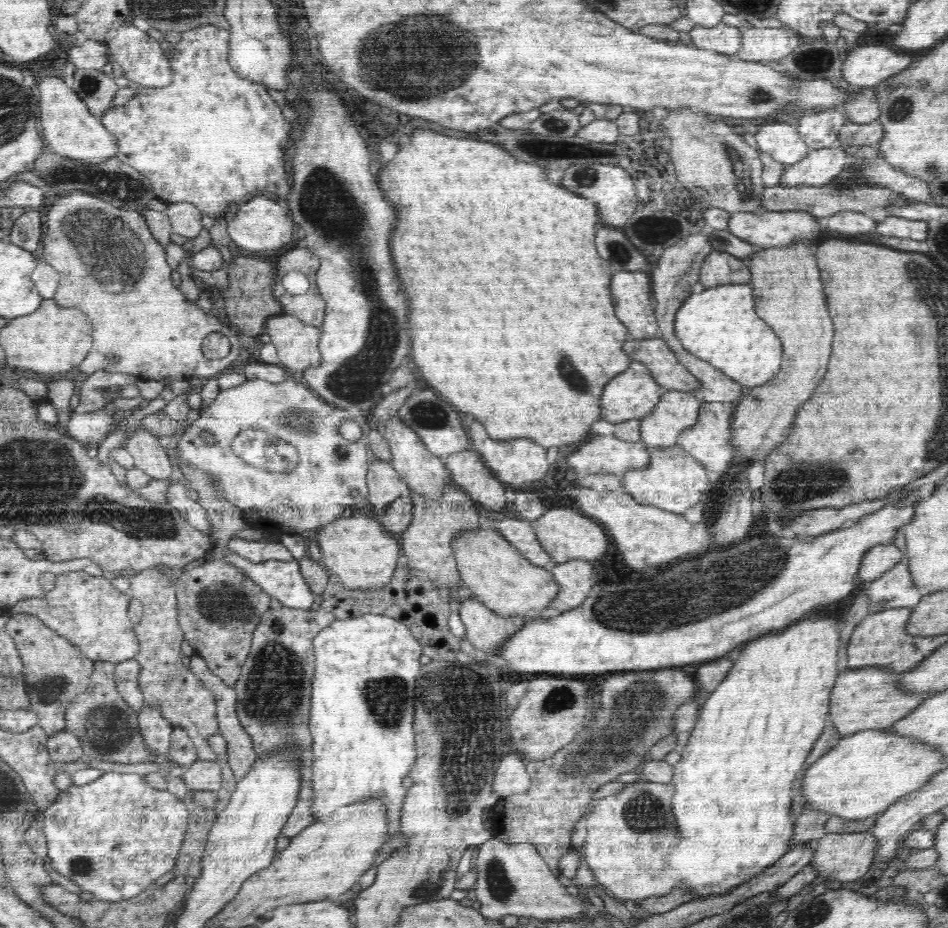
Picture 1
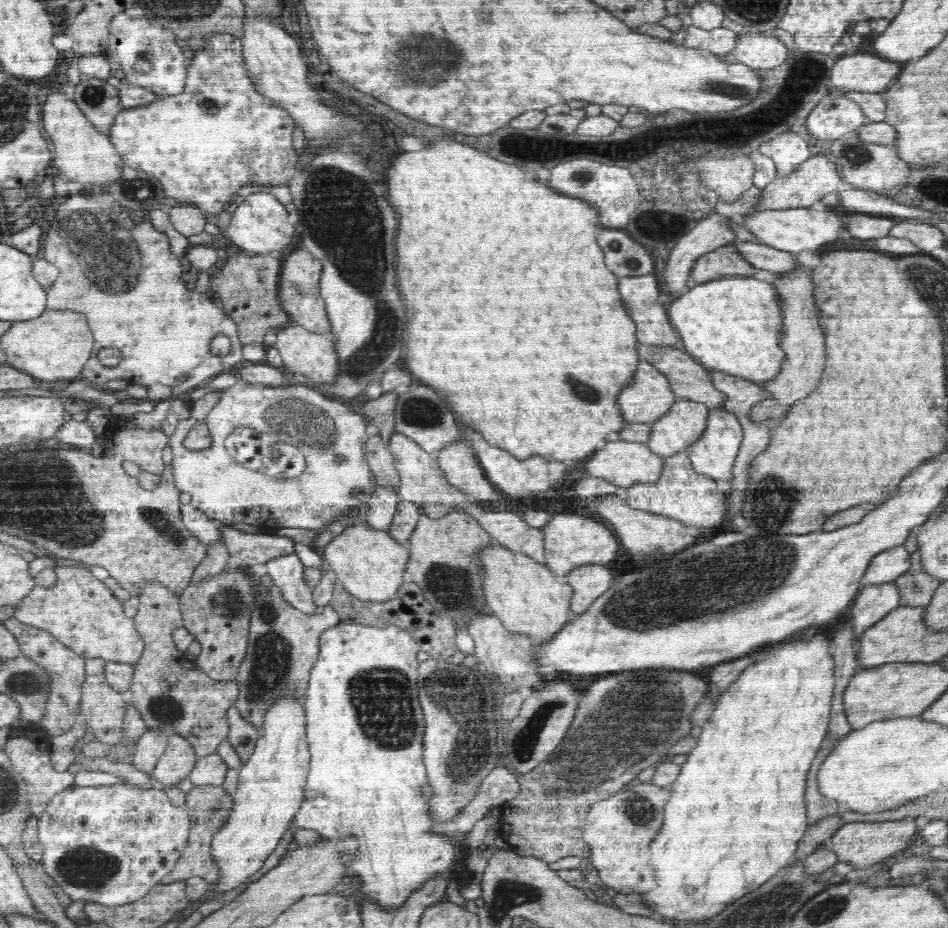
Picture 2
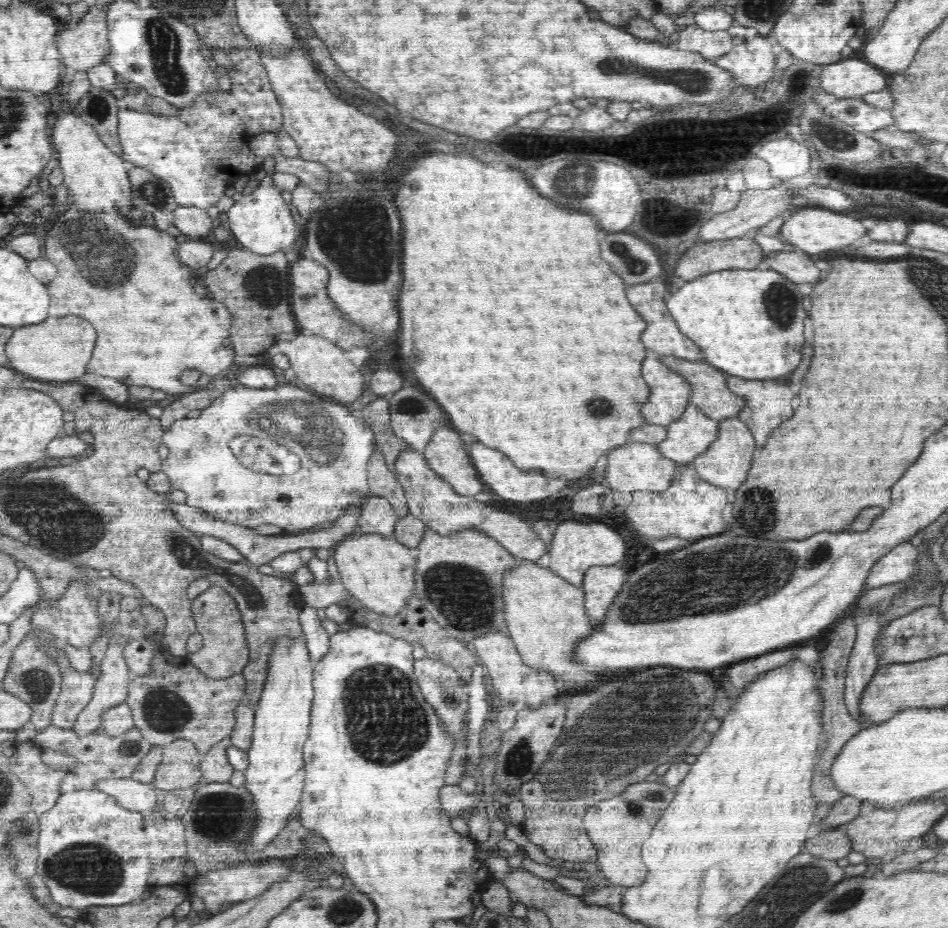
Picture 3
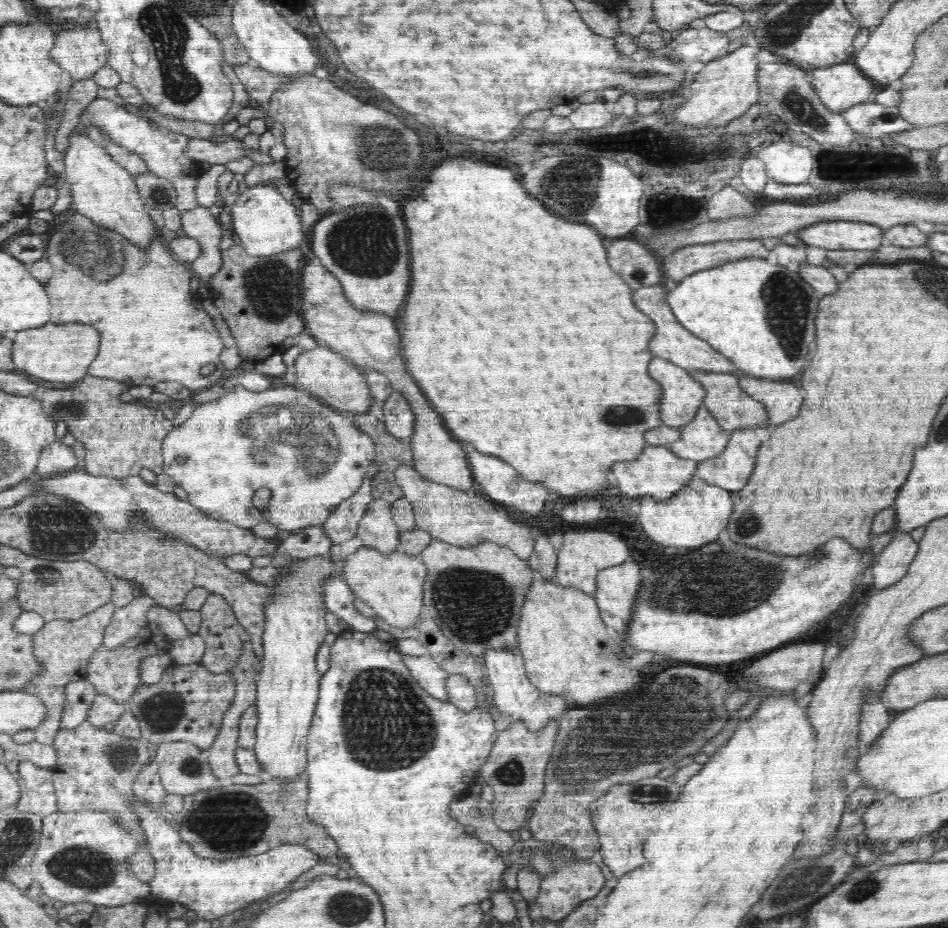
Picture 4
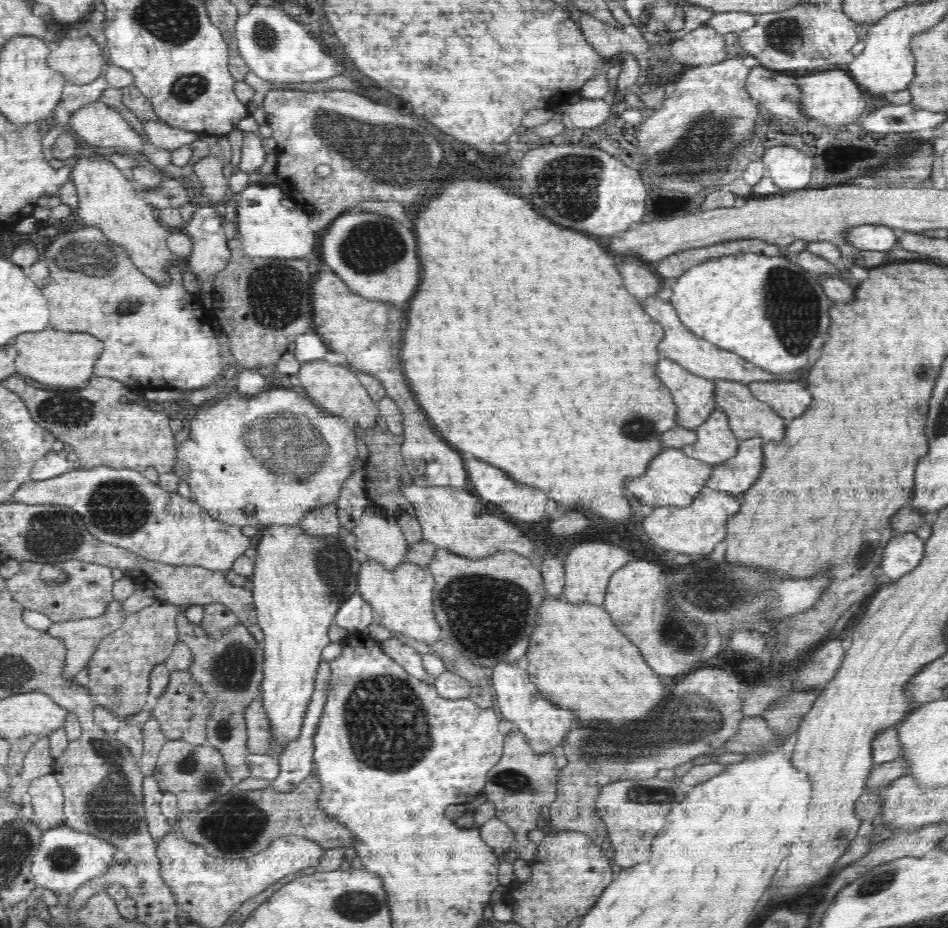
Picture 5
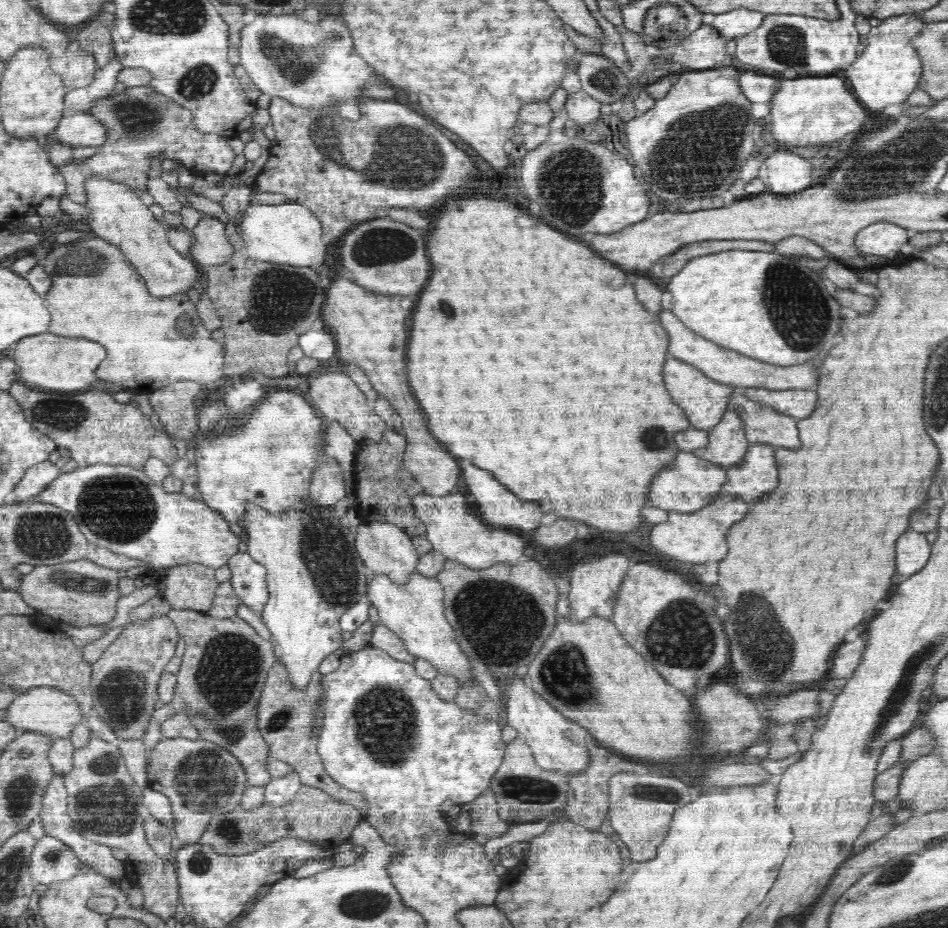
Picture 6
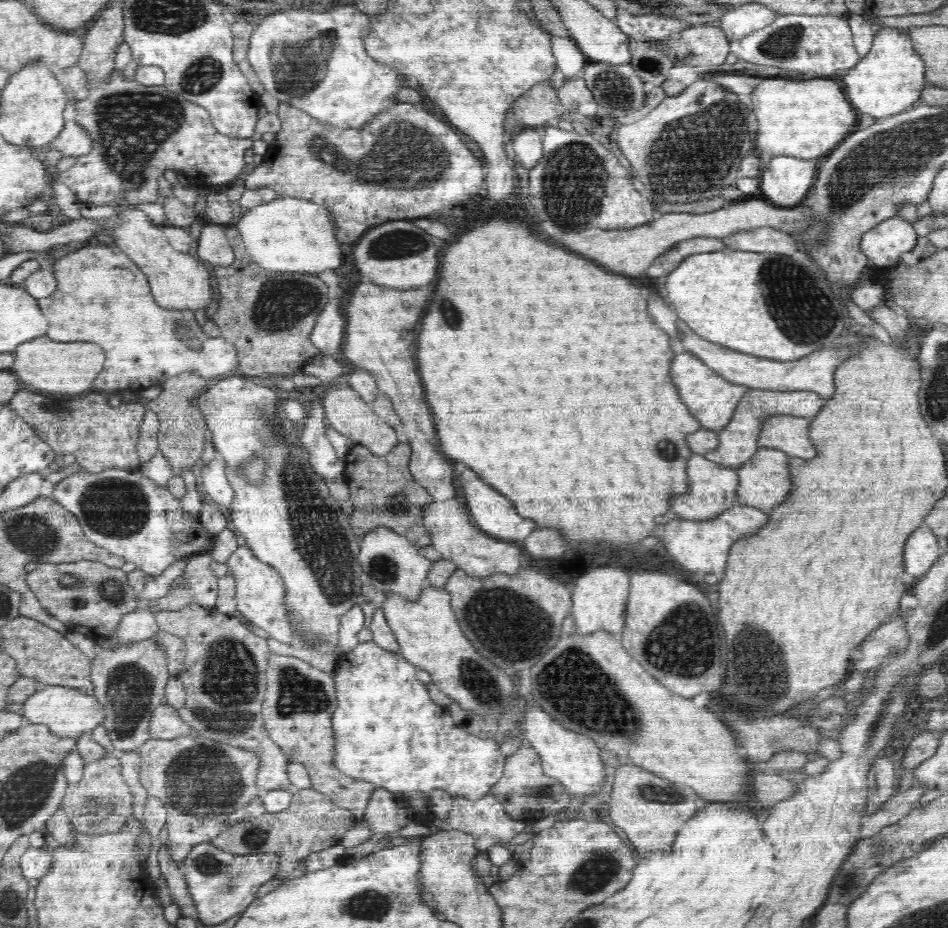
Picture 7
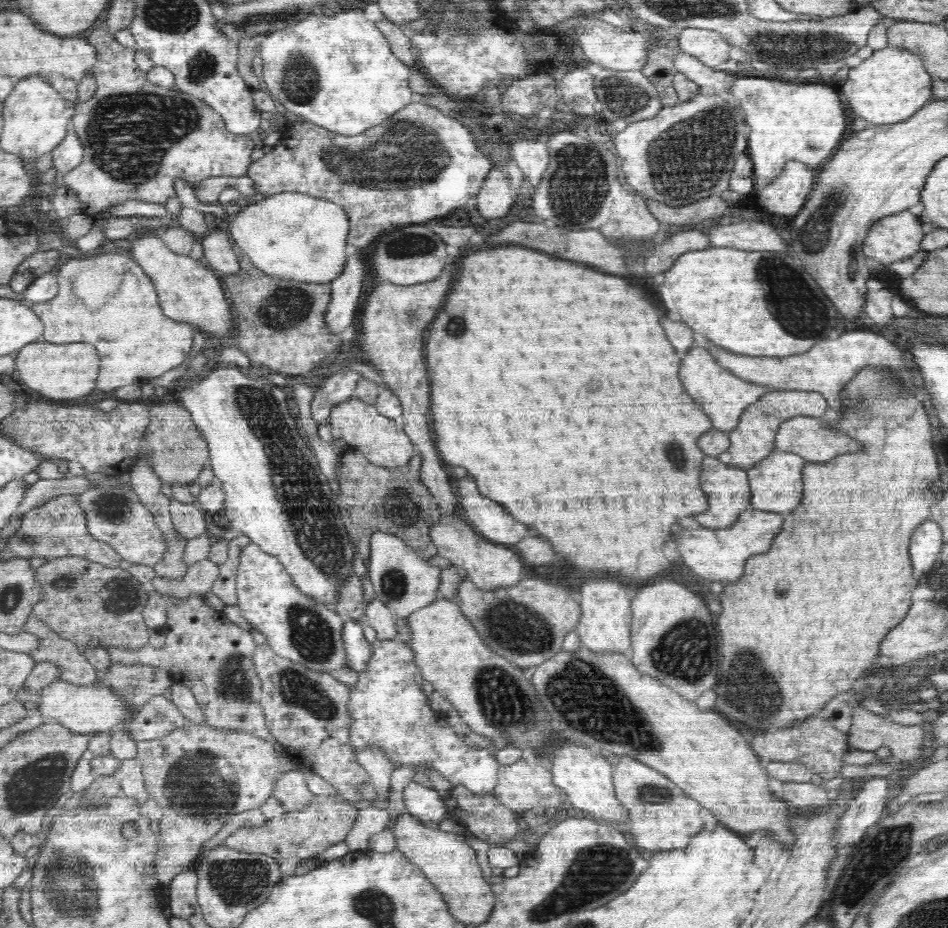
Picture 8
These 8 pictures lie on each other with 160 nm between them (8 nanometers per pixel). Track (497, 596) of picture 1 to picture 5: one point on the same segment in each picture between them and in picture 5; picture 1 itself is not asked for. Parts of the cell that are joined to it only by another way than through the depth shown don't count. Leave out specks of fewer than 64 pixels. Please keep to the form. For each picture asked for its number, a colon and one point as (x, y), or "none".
2: (528, 598)
3: (545, 616)
4: (567, 649)
5: (578, 658)

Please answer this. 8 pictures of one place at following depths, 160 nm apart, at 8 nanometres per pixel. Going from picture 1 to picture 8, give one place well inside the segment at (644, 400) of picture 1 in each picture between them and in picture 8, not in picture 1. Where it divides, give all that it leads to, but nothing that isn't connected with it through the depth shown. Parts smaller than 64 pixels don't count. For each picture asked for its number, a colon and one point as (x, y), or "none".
2: (648, 396)
3: (669, 393)
4: (682, 396)
5: (694, 397)
6: (704, 400)
7: (709, 397)
8: (723, 396)

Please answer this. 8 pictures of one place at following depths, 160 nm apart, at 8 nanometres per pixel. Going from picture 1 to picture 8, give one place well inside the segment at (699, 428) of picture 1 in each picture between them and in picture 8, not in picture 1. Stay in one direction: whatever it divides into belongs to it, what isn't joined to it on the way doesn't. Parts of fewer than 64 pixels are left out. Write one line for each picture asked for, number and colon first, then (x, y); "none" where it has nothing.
2: (713, 454)
3: (725, 463)
4: (731, 469)
5: (734, 476)
6: (756, 475)
7: (764, 480)
8: (775, 482)

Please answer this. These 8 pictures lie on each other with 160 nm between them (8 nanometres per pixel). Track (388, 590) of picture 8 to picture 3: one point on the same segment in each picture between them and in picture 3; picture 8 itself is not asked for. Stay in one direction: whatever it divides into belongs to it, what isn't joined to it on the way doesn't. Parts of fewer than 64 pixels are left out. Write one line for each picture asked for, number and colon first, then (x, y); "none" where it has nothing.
3: (378, 517)
4: (377, 529)
5: (379, 537)
6: (384, 549)
7: (394, 565)

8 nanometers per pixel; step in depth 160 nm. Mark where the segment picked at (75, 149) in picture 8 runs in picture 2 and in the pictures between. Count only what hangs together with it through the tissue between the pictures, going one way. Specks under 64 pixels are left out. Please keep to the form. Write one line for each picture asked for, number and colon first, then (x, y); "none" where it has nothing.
2: (219, 134)
3: (203, 149)
4: (163, 151)
5: (99, 124)
6: (82, 129)
7: (73, 141)

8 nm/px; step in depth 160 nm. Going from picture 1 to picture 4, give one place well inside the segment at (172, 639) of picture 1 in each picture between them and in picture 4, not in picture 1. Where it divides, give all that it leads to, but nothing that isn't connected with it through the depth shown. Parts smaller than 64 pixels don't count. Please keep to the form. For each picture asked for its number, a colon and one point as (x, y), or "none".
2: (174, 696)
3: (173, 701)
4: (188, 704)

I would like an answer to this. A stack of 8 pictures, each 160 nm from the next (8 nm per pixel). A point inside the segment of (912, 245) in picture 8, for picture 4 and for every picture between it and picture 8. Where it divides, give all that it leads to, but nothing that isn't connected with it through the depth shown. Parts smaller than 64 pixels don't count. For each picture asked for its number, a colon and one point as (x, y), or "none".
4: (836, 234)
5: (881, 238)
6: (884, 239)
7: (883, 244)

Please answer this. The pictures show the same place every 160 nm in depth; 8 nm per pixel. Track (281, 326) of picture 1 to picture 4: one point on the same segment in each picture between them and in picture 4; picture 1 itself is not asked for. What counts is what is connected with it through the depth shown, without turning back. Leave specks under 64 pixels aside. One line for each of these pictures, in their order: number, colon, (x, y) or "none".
2: (305, 352)
3: (318, 363)
4: (341, 384)

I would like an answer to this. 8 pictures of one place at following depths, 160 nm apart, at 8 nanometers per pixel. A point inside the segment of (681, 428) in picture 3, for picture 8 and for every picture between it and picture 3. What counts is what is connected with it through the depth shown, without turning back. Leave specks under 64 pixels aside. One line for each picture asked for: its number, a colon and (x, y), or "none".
4: (702, 438)
5: (715, 443)
6: (726, 447)
7: (737, 444)
8: (752, 440)

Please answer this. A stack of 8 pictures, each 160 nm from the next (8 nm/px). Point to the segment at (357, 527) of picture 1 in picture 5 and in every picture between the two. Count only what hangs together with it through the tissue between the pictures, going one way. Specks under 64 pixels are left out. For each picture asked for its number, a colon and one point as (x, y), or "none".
2: (370, 565)
3: (379, 572)
4: (391, 584)
5: (401, 598)

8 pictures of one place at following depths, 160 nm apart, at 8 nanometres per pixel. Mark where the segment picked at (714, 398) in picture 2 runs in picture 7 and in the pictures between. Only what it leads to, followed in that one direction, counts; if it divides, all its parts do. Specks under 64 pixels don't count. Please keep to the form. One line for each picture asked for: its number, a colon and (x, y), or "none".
3: (709, 392)
4: (733, 409)
5: (748, 417)
6: (761, 424)
7: (788, 433)

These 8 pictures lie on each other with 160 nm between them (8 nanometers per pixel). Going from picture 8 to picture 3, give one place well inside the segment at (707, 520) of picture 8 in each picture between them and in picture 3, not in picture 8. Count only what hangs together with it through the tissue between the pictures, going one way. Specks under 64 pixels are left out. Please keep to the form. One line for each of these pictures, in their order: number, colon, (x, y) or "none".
3: (632, 467)
4: (658, 473)
5: (673, 479)
6: (688, 483)
7: (712, 491)

